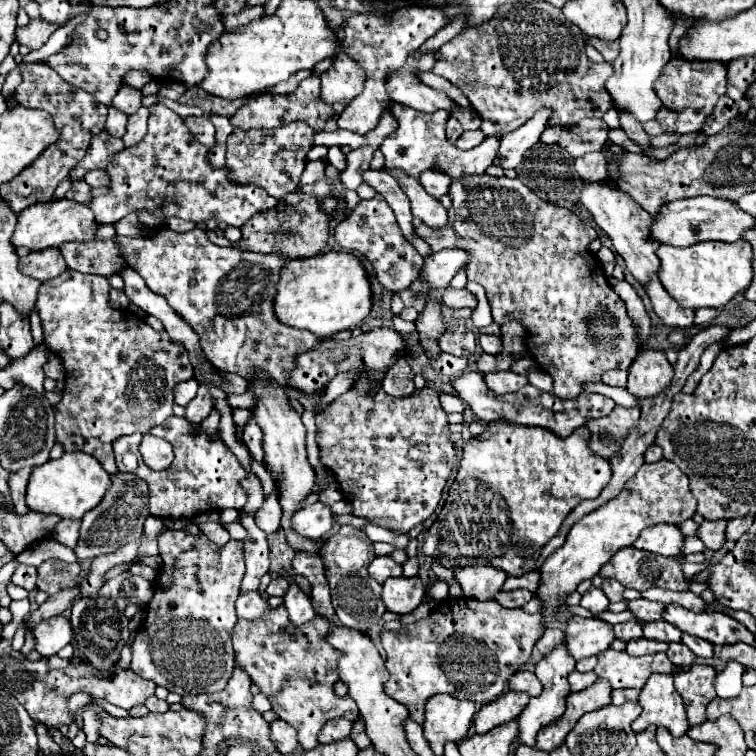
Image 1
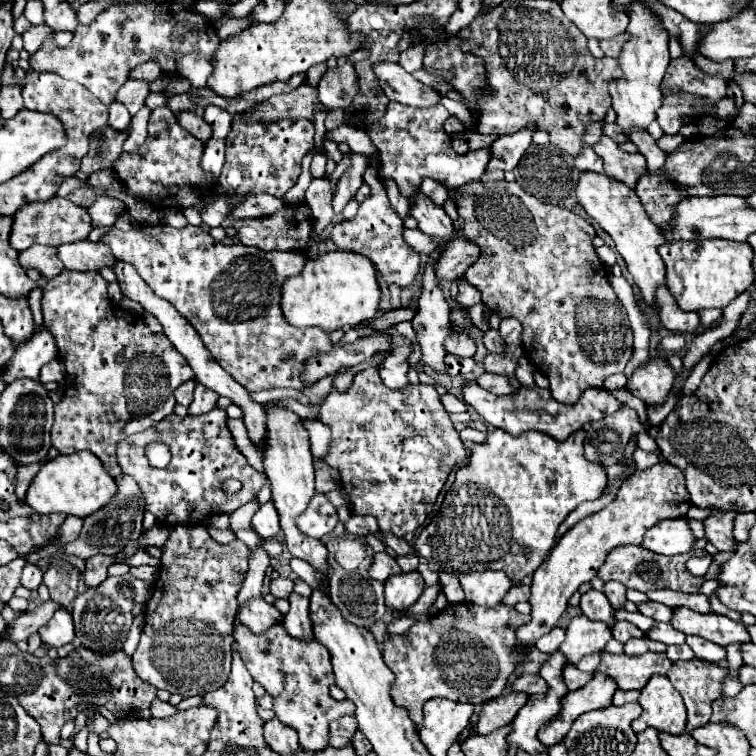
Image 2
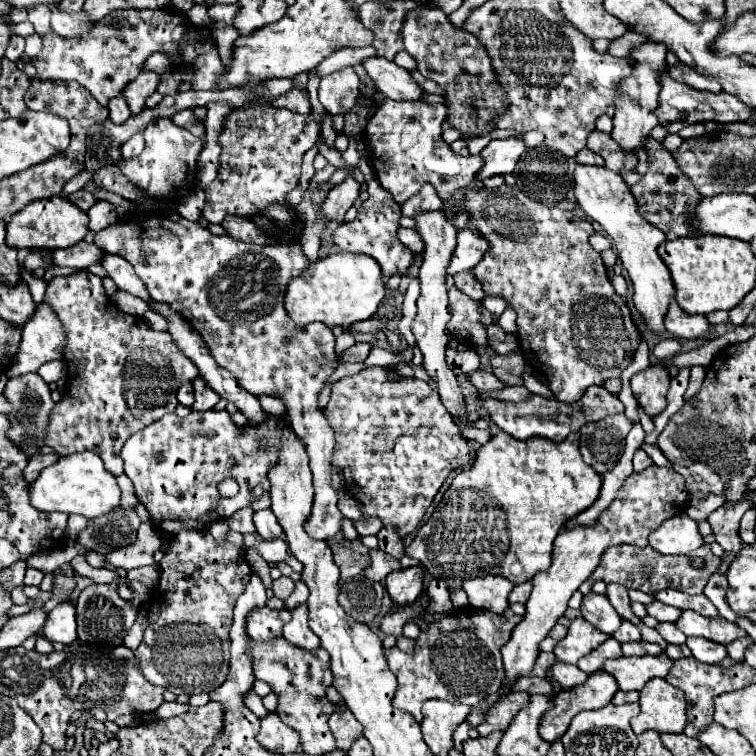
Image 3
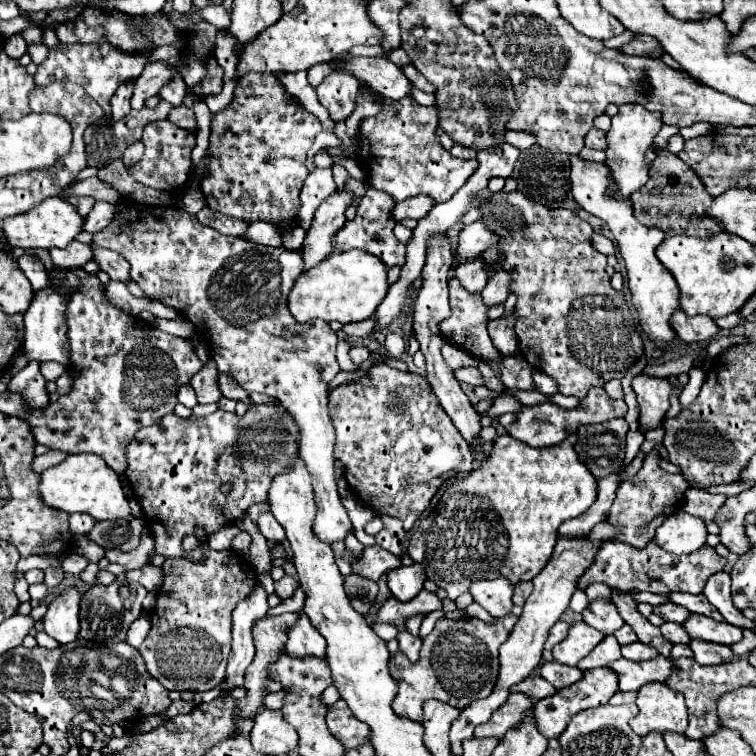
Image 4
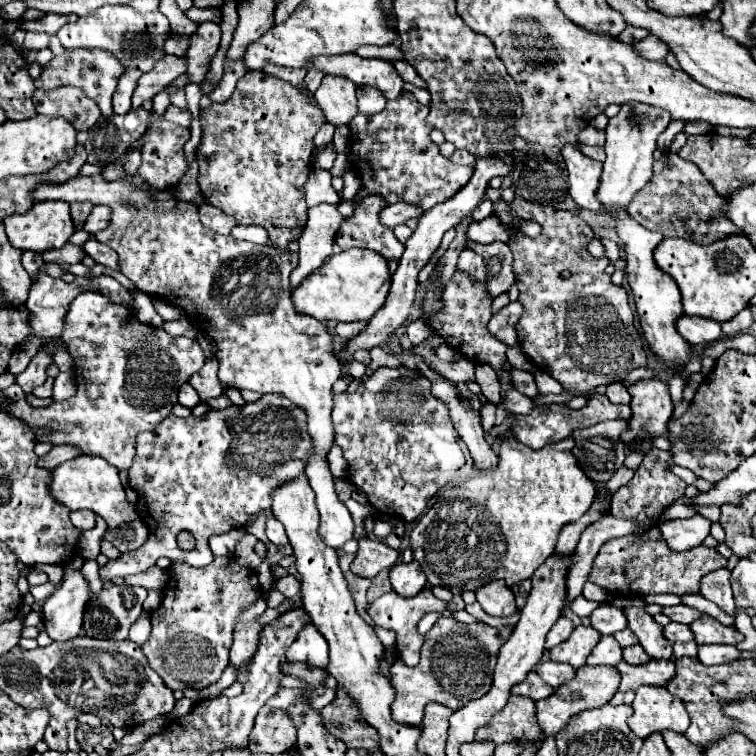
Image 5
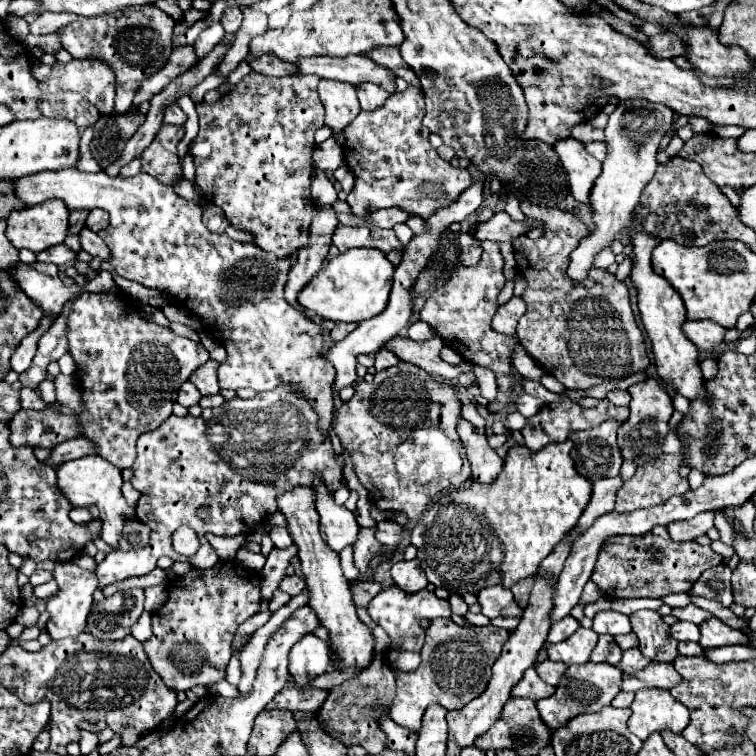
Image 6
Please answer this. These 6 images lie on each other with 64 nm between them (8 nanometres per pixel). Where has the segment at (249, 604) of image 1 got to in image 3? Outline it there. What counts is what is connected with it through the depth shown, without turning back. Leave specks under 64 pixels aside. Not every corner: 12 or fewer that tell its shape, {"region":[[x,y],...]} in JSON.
{"region":[[254,608],[246,632],[254,640],[272,640],[290,620],[288,610]]}

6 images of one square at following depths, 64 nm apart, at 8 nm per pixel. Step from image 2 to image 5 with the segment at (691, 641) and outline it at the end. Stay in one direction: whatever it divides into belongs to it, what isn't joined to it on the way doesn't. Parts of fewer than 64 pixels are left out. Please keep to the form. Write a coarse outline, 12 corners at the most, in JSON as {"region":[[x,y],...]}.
{"region":[[698,644],[702,664],[714,666],[740,658],[736,646]]}

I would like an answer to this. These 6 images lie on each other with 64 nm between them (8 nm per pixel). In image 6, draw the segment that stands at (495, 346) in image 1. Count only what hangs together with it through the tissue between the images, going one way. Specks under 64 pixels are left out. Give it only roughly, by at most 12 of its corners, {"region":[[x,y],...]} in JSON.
{"region":[[512,298],[492,318],[500,334],[516,336],[516,324],[526,312],[522,298]]}

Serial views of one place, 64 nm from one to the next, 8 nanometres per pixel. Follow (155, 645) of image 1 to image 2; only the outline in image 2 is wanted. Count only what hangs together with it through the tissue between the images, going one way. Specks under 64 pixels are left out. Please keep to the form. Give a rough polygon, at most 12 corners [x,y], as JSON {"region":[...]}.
{"region":[[172,528],[132,668],[226,684],[248,546]]}

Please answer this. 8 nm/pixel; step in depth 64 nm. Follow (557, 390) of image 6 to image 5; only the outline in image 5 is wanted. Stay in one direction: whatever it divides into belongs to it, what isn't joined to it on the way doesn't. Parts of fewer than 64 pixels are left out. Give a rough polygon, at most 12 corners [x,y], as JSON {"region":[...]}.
{"region":[[536,372],[538,390],[542,394],[560,394],[560,382],[546,372]]}

